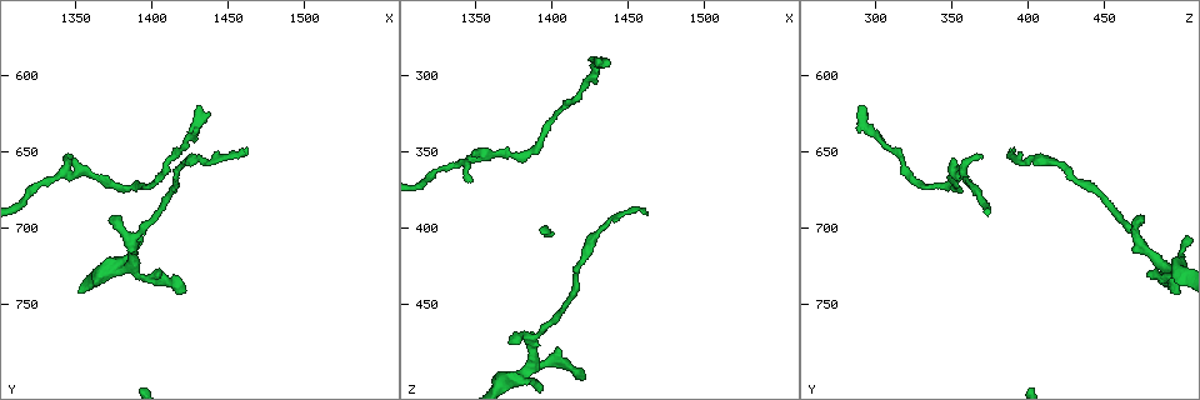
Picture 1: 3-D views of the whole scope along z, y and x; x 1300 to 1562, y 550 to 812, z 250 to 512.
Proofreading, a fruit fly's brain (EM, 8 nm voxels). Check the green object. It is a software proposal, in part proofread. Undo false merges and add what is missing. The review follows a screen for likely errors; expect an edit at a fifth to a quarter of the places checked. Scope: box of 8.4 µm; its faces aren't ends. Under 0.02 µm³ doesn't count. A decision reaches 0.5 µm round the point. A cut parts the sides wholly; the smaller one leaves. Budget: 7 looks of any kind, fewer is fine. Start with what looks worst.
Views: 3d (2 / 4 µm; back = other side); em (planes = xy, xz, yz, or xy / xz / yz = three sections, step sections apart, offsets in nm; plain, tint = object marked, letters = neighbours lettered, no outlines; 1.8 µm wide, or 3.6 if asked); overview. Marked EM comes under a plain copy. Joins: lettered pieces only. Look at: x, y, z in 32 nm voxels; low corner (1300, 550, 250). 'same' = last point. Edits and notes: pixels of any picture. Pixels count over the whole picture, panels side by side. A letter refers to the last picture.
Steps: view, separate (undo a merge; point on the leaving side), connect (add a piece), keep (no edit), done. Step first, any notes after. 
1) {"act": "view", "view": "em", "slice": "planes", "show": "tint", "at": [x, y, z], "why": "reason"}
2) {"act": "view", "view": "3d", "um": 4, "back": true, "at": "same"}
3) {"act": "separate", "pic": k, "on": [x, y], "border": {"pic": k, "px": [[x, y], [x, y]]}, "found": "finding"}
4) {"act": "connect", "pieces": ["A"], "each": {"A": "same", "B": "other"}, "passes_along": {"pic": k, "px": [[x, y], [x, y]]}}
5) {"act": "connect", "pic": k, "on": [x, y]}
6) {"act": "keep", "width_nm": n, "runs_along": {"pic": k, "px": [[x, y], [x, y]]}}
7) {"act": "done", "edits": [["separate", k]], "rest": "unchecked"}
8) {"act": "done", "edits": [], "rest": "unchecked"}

{"act": "view", "view": "em", "slice": "planes", "show": "letters", "at": [1372, 694, 476], "why": "an open end"}

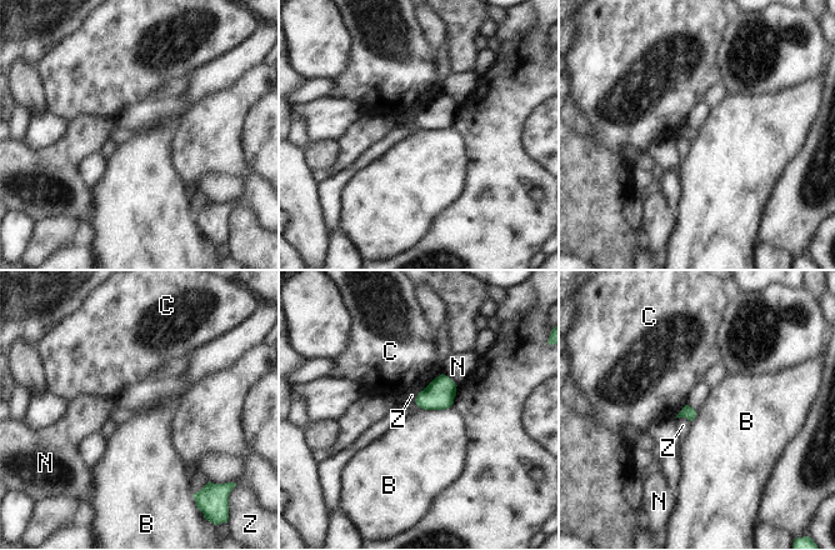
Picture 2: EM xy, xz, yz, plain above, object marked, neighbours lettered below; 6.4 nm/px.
{"act": "keep", "each": {"B": "other", "C": "other", "N": "other", "Z": "other"}, "border": {"pic": 2, "px": [[450, 406], [444, 409], [421, 409]]}, "found": "no lettered piece goes on from it"}

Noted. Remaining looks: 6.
{"act": "view", "view": "em", "slice": "planes", "show": "letters", "at": [1424, 740, 496]}

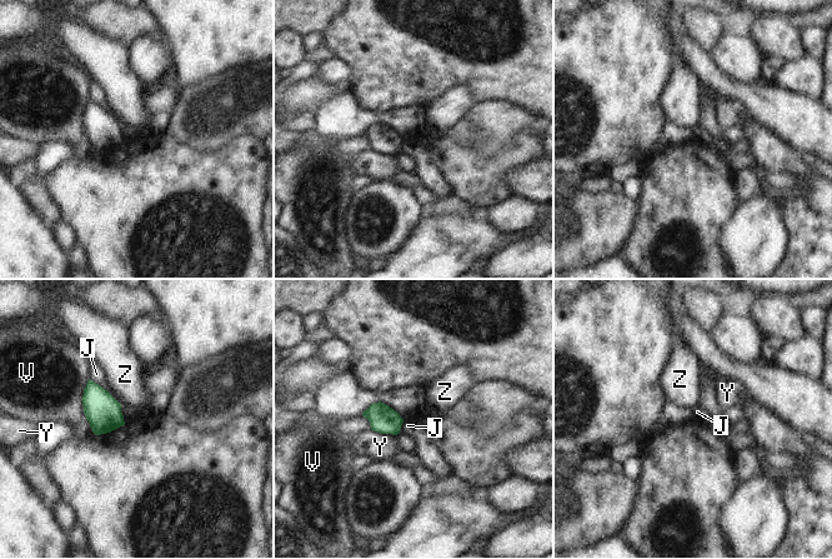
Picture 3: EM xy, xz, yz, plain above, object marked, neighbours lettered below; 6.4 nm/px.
{"act": "keep", "width_nm": 150, "each": {"J": "other", "V": "other", "Y": "other", "Z": "other"}, "border": {"pic": 3, "px": [[90, 378], [108, 392]]}, "found": "no lettered piece goes on from it"}

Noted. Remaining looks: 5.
{"act": "view", "view": "3d", "um": 4, "at": [1348, 650, 370], "why": "tapers out"}

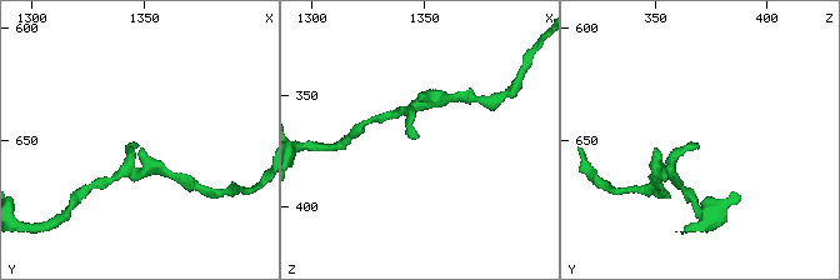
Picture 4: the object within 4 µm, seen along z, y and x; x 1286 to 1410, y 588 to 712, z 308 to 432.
{"act": "view", "view": "em", "slice": "planes", "show": "letters", "at": [1347, 652, 370]}

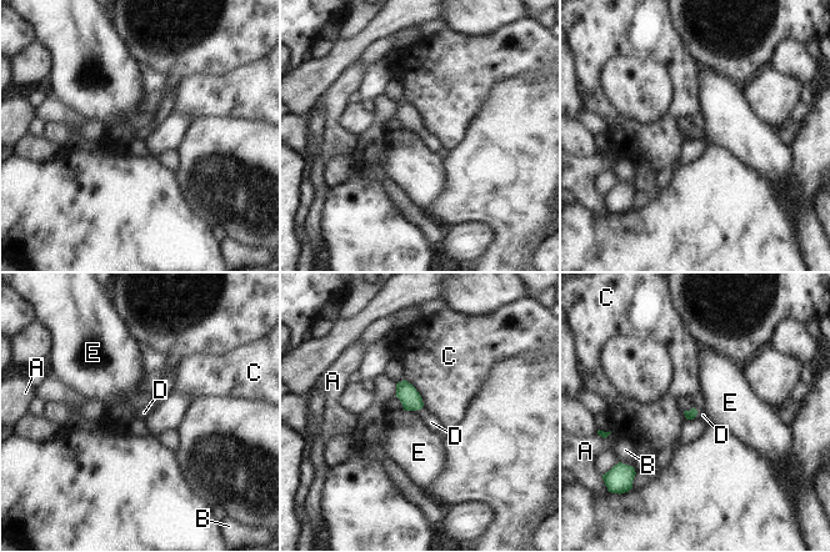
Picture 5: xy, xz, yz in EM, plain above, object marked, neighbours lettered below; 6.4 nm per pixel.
{"act": "connect", "pieces": ["D"], "longest_contact_nm": ["C", 220], "each": {"A": "other", "B": "other", "C": "other", "D": "same", "E": "other"}, "passes_along": {"pic": 5, "px": [[410, 399], [418, 409], [431, 422]]}, "found": "the neuron continues"}

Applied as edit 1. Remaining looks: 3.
{"act": "done", "edits": [["connect", 5]], "rest": "unchecked"}

